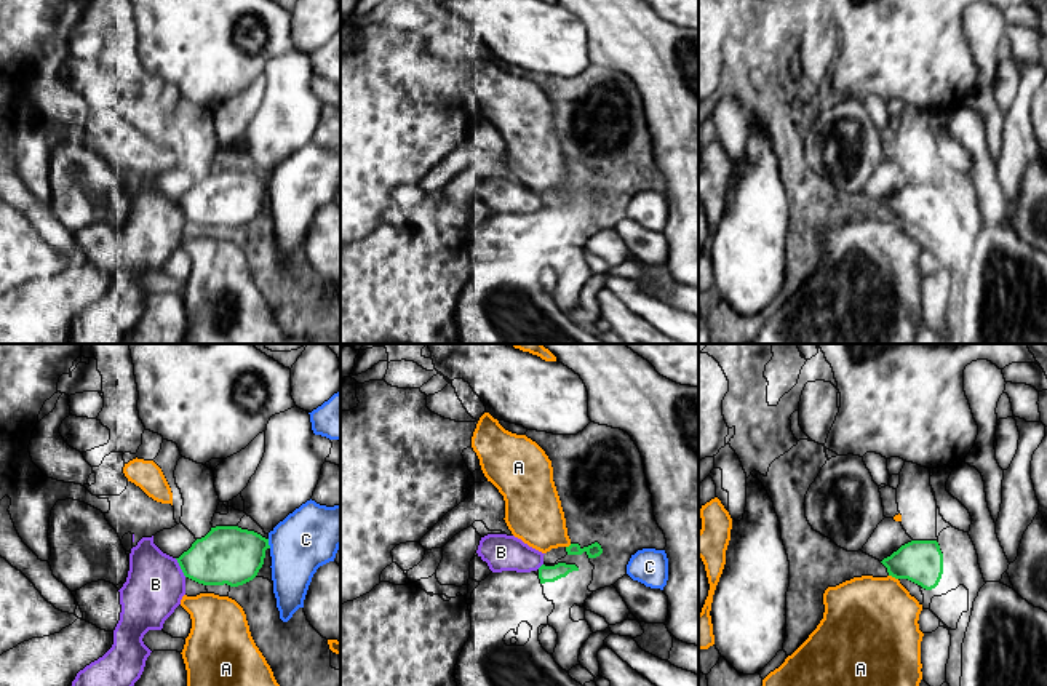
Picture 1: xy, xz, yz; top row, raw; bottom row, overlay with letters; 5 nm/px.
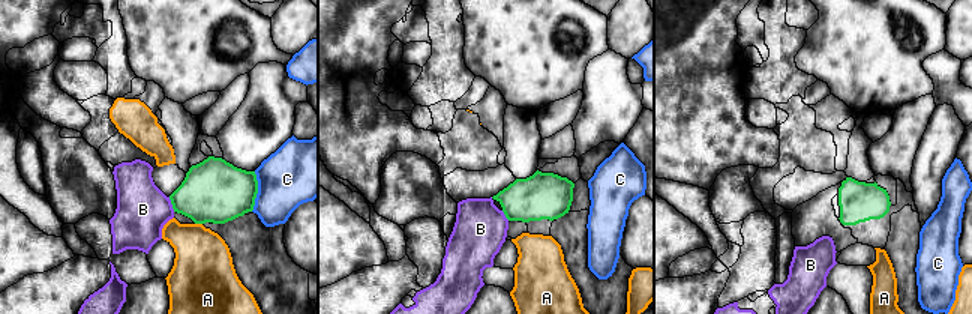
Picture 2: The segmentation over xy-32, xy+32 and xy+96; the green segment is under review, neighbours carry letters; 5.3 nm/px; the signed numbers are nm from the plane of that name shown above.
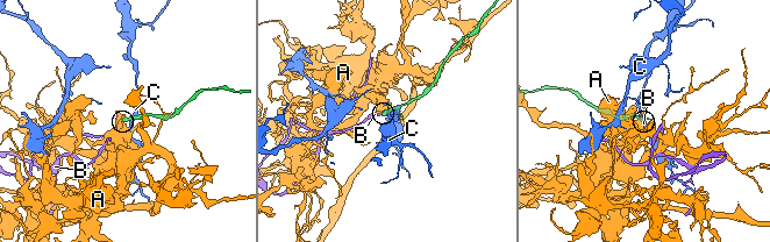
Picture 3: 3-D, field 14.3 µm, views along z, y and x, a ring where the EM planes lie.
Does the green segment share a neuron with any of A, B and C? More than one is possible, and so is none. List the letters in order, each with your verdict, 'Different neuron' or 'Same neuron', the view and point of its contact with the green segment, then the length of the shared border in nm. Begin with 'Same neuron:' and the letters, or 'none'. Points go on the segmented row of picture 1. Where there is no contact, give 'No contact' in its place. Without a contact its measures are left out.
Same neuron: none
A: Different neuron. Touches green at yz (894, 576). Shared border 50 nm
B: Different neuron. Touches green at xy (181, 568). Shared border 110 nm
C: Different neuron. Touches green at xy (267, 544). Shared border 50 nm

